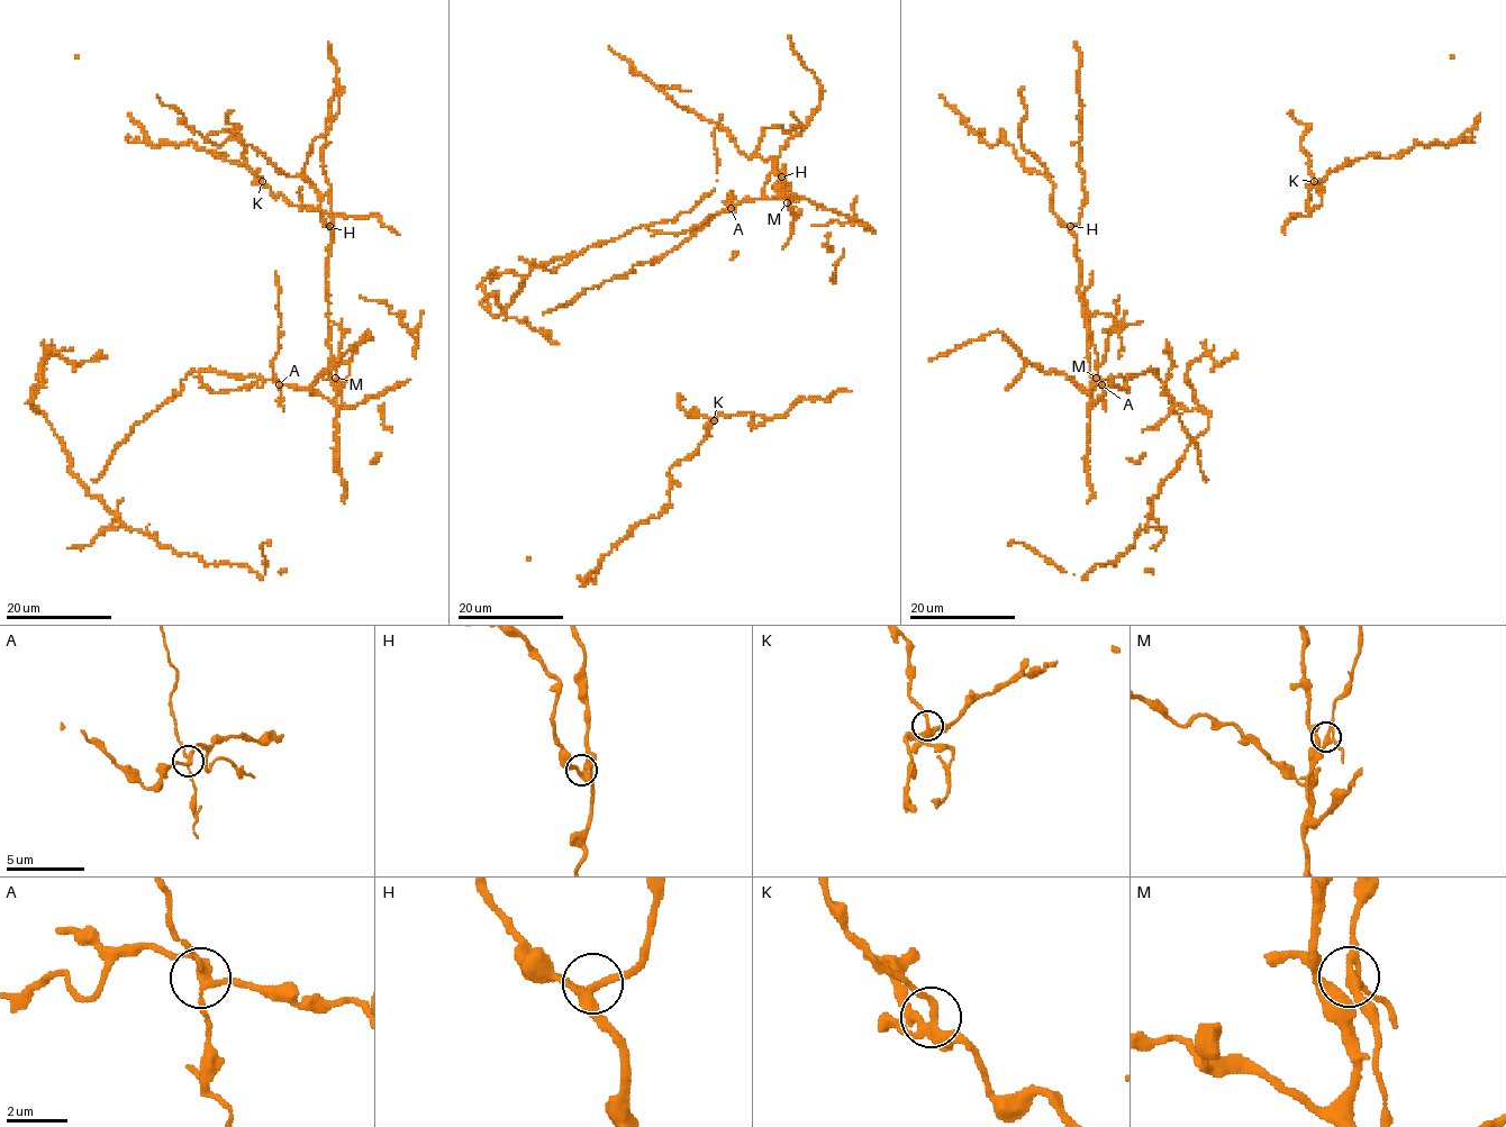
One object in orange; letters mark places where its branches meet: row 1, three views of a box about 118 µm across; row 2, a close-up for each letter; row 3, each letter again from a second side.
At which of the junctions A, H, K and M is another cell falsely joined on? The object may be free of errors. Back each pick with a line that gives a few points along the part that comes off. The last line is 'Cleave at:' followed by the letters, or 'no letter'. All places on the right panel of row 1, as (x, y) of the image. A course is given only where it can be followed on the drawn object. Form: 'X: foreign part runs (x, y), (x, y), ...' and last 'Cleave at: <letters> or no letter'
A: foreign part runs (1100, 384), (1083, 291), (1090, 285), (1091, 272)
Cleave at: A

